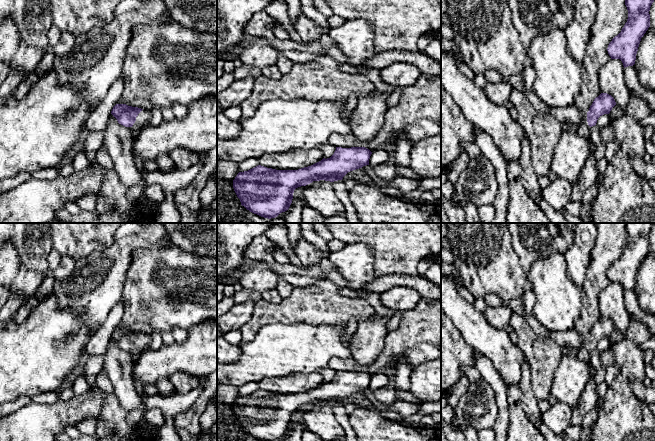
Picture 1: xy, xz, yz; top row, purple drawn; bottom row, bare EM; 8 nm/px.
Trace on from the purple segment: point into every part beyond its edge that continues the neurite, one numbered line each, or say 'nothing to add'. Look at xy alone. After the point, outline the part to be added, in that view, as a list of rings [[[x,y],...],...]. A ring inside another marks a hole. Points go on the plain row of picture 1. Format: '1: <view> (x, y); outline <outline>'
1: xy (143, 342); outline [[[142,334],[136,341],[136,345],[132,351],[140,355],[141,353],[143,353],[144,351],[148,349],[150,342],[151,342],[151,336]]]

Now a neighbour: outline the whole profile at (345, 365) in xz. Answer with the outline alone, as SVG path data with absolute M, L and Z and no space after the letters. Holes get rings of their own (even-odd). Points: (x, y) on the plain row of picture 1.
M333 357L330 360L328 367L335 371L342 372L361 371L353 358L341 359L338 357Z

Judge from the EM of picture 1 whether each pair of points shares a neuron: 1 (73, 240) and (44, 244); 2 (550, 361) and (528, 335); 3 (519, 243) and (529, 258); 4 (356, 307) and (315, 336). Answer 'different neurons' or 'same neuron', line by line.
1: different neurons
2: same neuron
3: same neuron
4: different neurons

